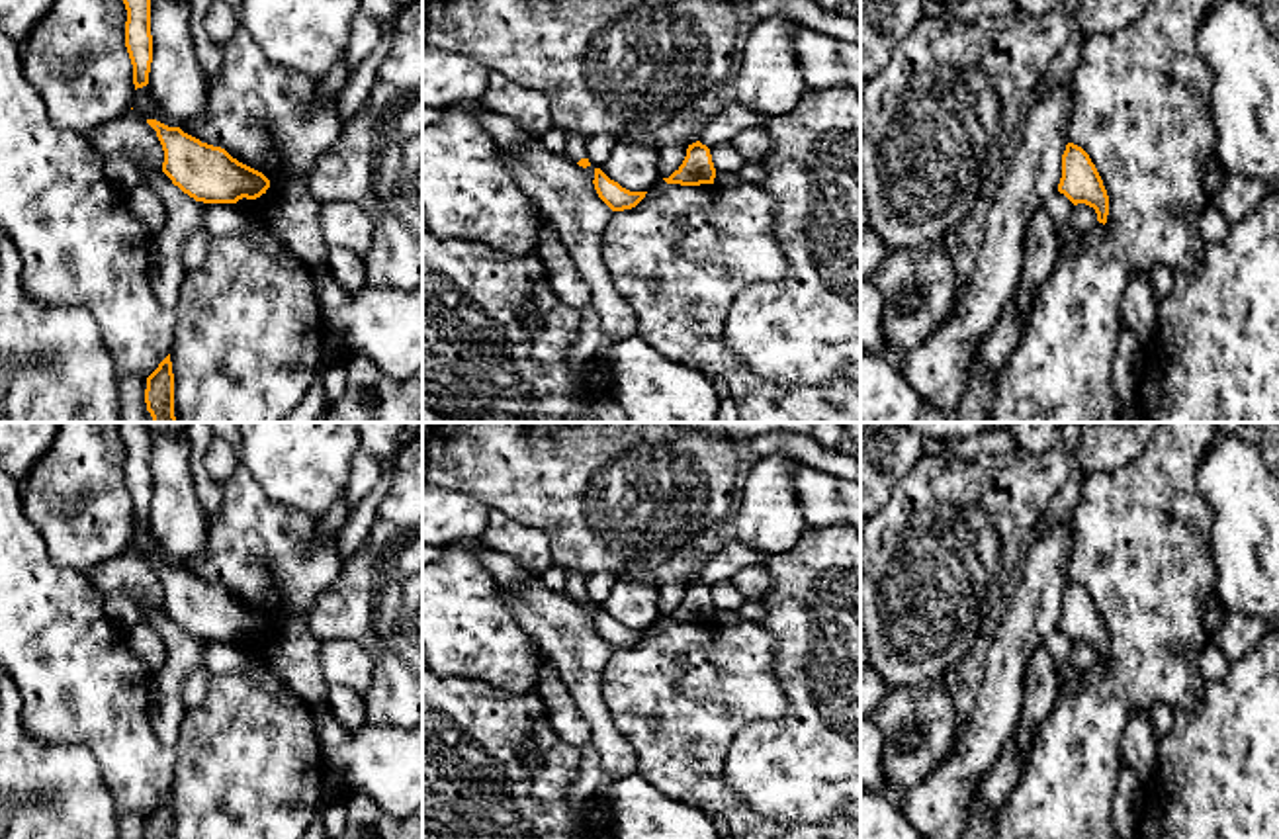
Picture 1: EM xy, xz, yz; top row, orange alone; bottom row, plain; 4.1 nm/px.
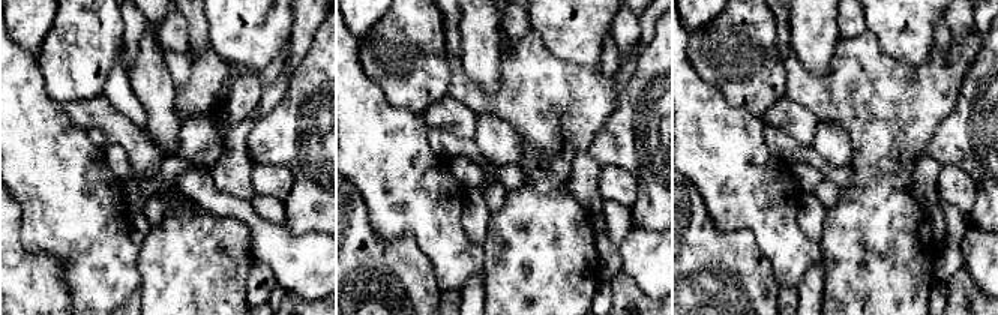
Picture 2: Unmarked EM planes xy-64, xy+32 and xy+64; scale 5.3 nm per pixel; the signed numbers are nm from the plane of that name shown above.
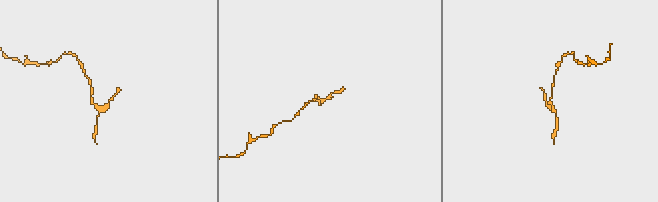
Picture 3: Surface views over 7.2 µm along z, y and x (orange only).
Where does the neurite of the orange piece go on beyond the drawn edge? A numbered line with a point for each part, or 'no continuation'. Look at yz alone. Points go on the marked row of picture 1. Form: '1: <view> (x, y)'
no continuation

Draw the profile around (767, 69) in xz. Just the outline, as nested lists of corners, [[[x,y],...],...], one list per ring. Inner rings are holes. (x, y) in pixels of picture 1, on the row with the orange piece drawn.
[[[761,18],[749,31],[733,72],[737,104],[769,117],[796,108],[808,92],[794,55],[800,27],[788,18]]]

